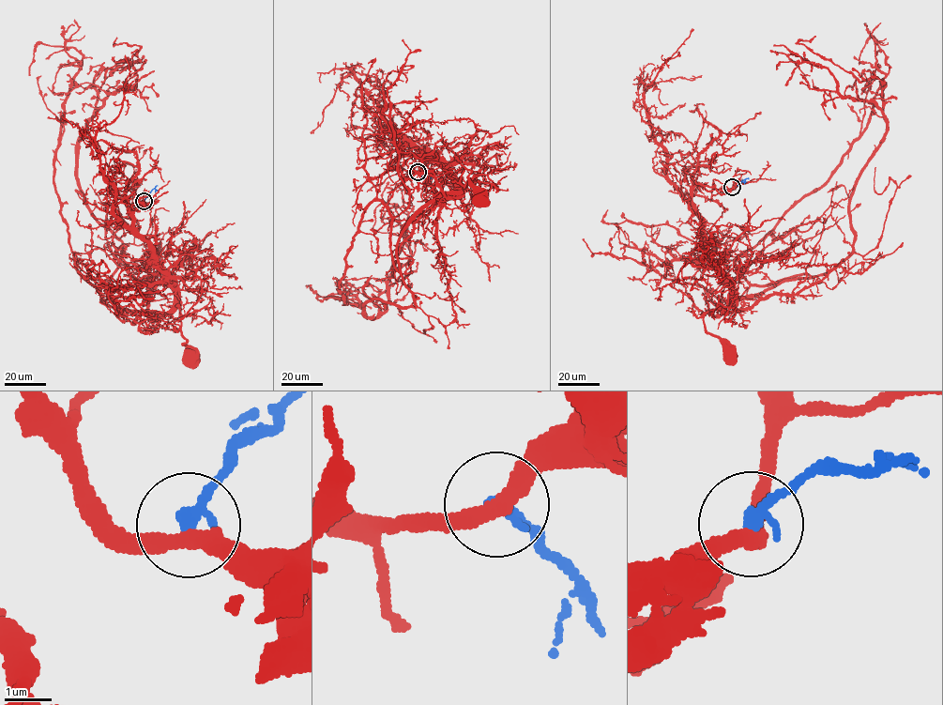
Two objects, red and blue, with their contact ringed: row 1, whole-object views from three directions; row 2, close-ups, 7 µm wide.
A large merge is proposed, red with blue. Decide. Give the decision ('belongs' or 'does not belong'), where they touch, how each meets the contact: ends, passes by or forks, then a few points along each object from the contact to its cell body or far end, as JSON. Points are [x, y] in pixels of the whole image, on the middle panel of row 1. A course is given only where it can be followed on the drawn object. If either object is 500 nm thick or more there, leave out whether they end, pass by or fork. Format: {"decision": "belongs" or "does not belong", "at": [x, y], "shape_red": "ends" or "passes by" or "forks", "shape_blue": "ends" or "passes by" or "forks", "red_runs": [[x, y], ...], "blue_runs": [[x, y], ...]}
{"decision": "does not belong", "at": [418, 172], "shape_red": "passes by", "shape_blue": "ends", "red_runs": [[418, 173], [420, 166], [402, 137], [464, 188], [461, 175], [469, 169], [480, 200]], "blue_runs": [[418, 172], [428, 180], [431, 176]]}

